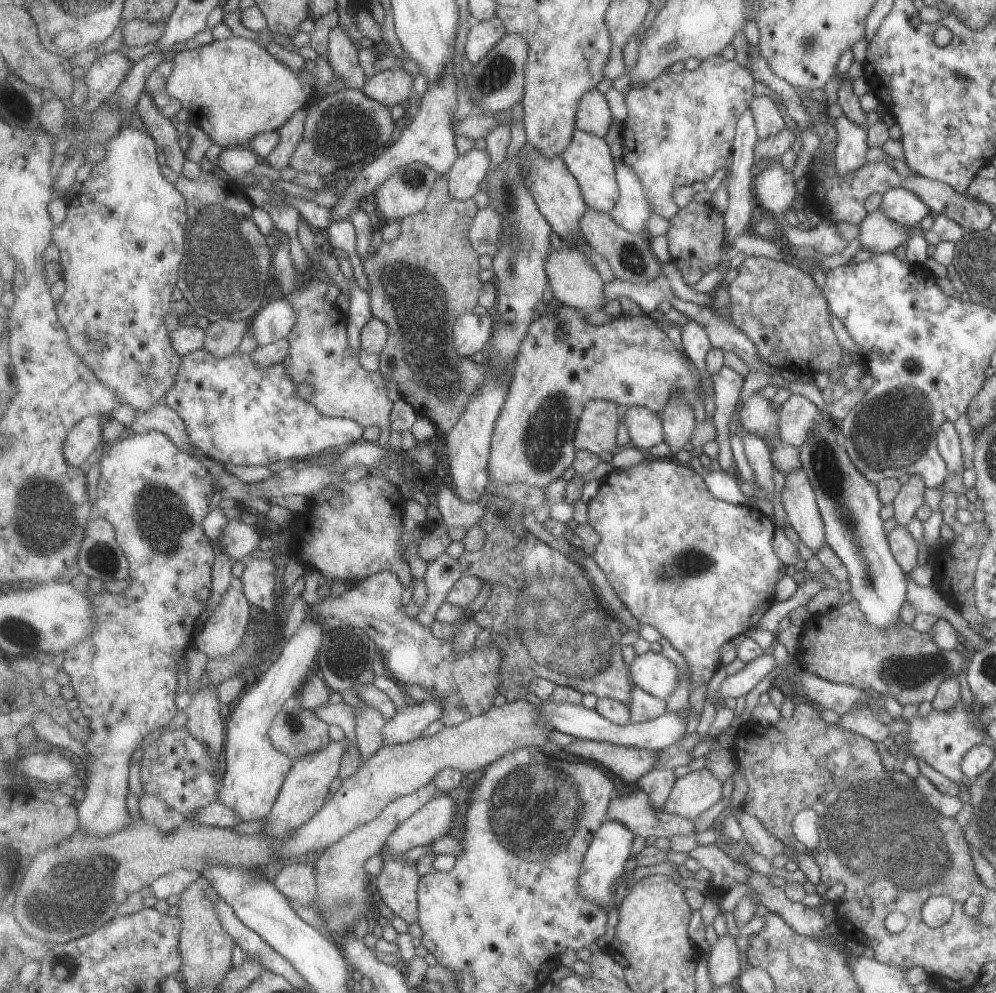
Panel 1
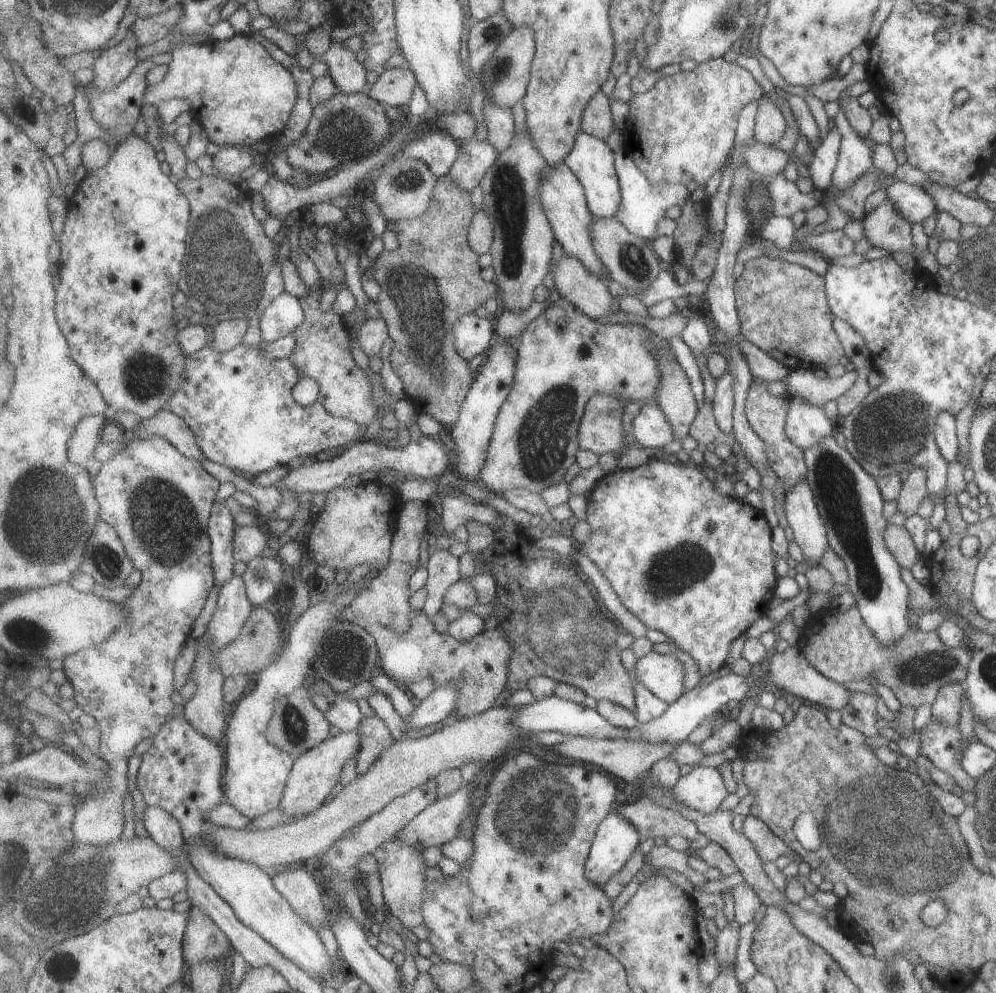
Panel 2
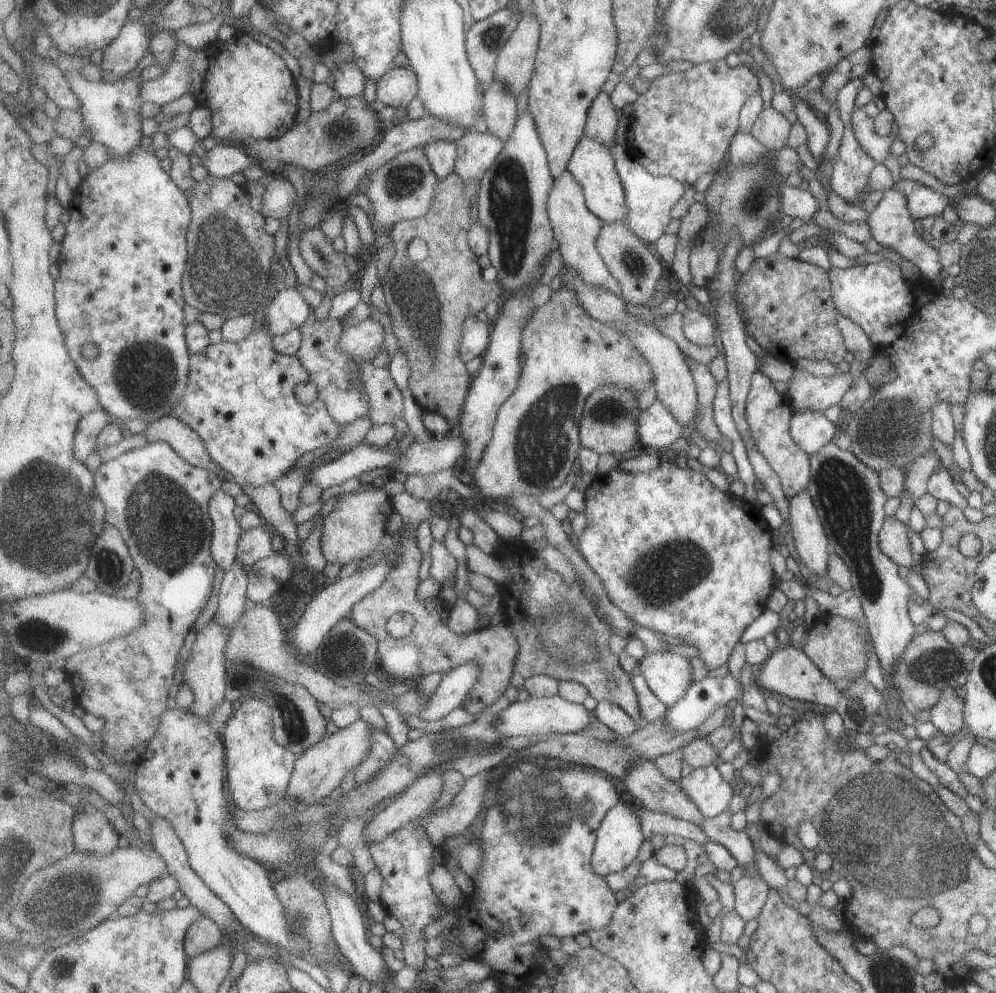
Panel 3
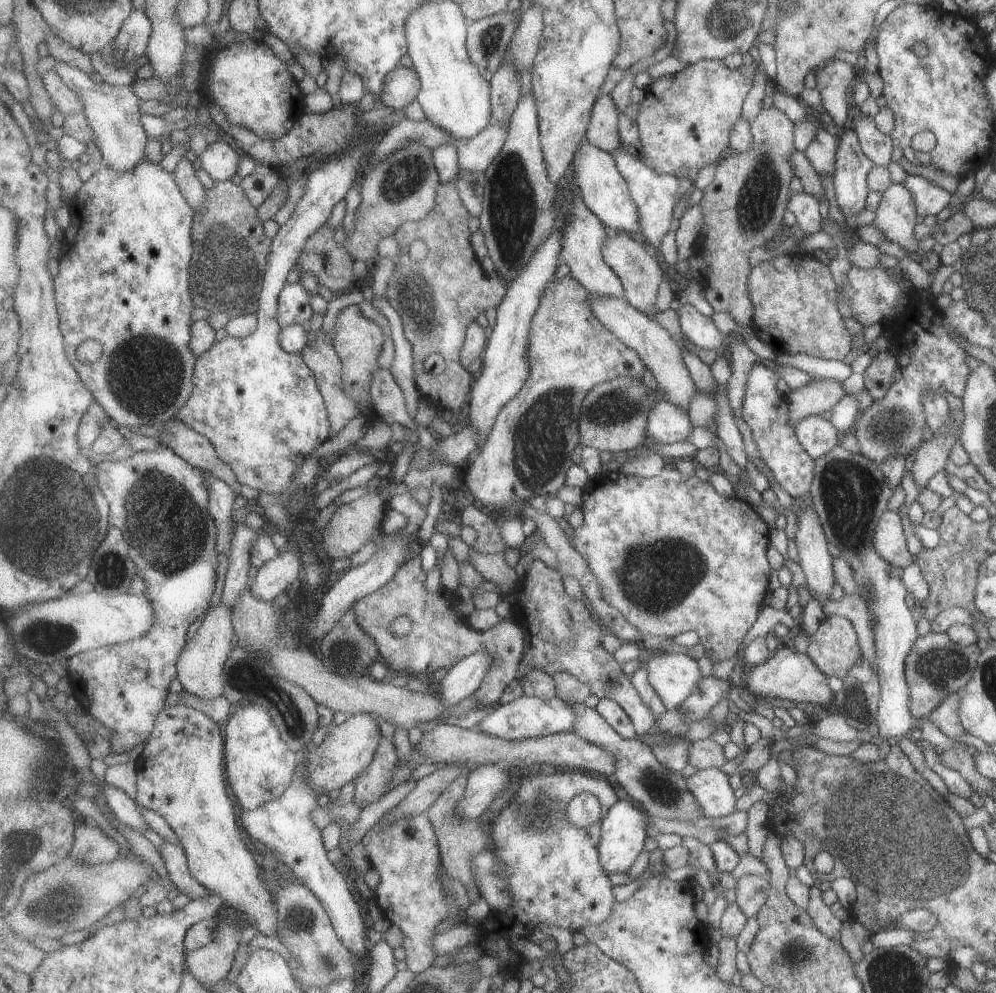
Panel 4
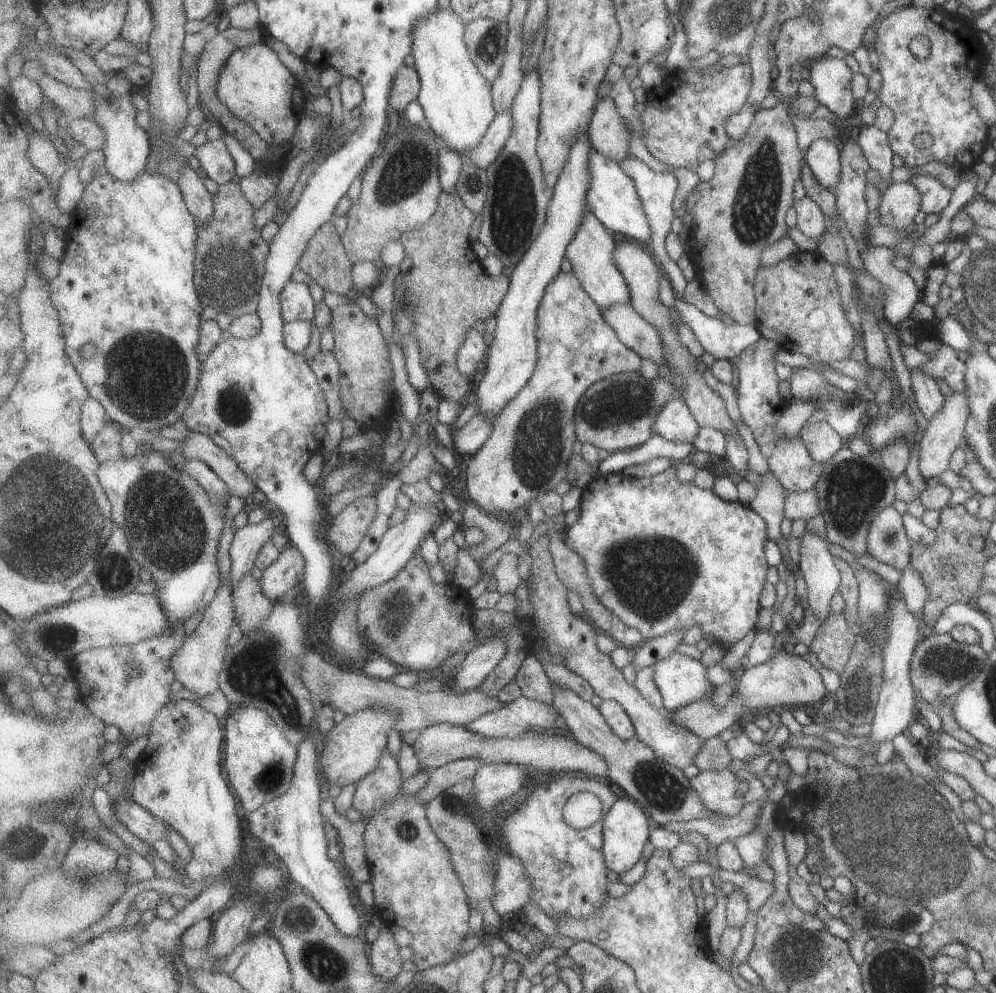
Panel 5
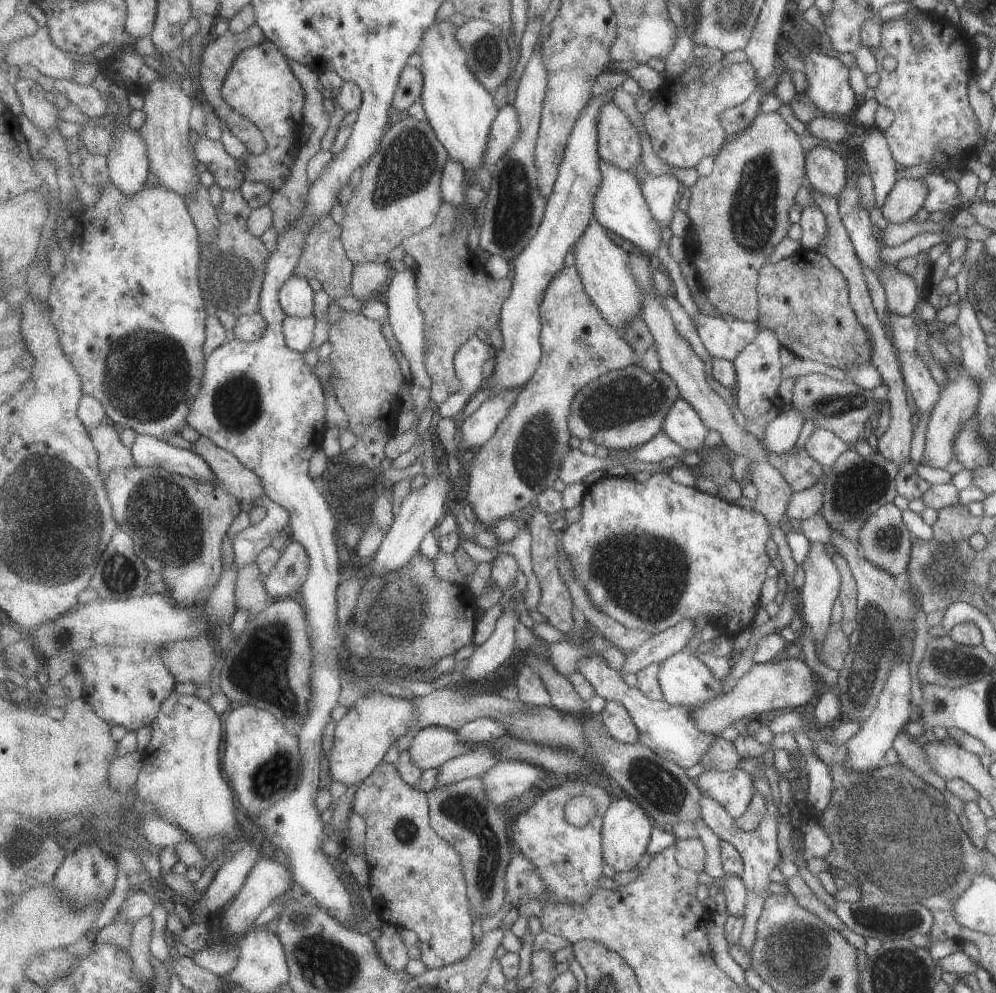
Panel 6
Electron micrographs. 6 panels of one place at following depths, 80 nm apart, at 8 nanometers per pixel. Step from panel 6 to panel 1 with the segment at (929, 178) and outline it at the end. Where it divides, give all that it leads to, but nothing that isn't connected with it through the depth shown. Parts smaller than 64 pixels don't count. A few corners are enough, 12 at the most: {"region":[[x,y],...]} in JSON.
{"region":[[890,188],[881,209],[889,220],[913,227],[929,214],[915,193]]}

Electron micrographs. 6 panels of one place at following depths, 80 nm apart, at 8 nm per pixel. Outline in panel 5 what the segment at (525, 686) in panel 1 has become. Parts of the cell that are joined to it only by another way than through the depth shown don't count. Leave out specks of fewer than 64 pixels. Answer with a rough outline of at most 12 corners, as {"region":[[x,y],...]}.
{"region":[[547,533],[531,544],[532,653],[619,702],[636,738],[680,770],[705,738],[673,722],[573,614]]}

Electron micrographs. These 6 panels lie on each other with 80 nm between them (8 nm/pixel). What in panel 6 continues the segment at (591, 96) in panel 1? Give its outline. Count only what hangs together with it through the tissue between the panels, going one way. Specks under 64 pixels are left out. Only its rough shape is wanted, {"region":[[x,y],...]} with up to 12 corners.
{"region":[[611,99],[599,118],[601,160],[630,171],[642,136]]}

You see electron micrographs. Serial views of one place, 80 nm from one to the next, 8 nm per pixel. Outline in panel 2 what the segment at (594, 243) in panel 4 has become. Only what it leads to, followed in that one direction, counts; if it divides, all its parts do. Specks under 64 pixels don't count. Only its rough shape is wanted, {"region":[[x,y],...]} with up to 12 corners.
{"region":[[565,162],[540,184],[565,254],[602,277],[584,186]]}

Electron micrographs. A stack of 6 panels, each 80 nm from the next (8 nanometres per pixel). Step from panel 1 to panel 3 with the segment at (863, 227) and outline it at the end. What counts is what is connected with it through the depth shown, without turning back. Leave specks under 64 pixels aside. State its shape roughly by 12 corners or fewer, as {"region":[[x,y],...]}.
{"region":[[886,190],[867,223],[873,239],[937,279],[938,253],[915,234],[908,201]]}

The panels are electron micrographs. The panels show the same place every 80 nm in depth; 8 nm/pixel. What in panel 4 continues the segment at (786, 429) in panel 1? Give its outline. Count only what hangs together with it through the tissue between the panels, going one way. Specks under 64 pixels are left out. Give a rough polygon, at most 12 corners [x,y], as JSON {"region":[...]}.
{"region":[[820,415],[805,418],[794,432],[815,460],[841,444],[839,430]]}

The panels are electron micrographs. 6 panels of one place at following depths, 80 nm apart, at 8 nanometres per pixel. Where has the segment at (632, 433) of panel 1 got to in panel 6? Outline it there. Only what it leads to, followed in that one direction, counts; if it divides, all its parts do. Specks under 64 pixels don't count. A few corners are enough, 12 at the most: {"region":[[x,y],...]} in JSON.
{"region":[[682,396],[664,430],[689,452],[703,452],[708,426]]}

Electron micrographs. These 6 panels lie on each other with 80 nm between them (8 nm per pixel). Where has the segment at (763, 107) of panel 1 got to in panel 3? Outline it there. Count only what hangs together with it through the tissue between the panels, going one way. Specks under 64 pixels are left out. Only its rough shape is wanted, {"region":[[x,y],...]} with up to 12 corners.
{"region":[[770,107],[752,134],[769,152],[787,147],[793,126]]}

